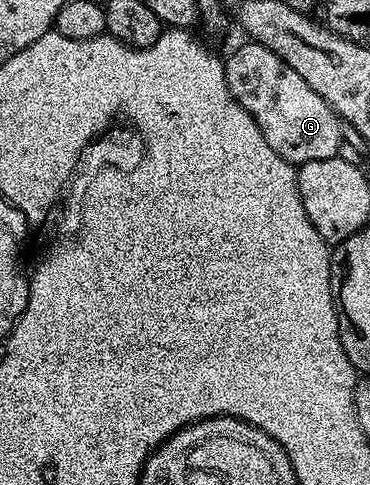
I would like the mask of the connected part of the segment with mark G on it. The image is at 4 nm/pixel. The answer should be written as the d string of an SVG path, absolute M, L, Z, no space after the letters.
M247 40L244 43L231 55L226 55L223 63L225 80L231 98L237 100L237 104L241 104L253 120L257 120L261 136L269 140L269 148L296 168L304 166L309 160L336 157L345 134L341 119L333 107L317 96L317 92L313 92L313 88L309 88L309 84L305 84L305 80L301 80L289 64L285 64L285 60L281 60L281 56L260 42Z

